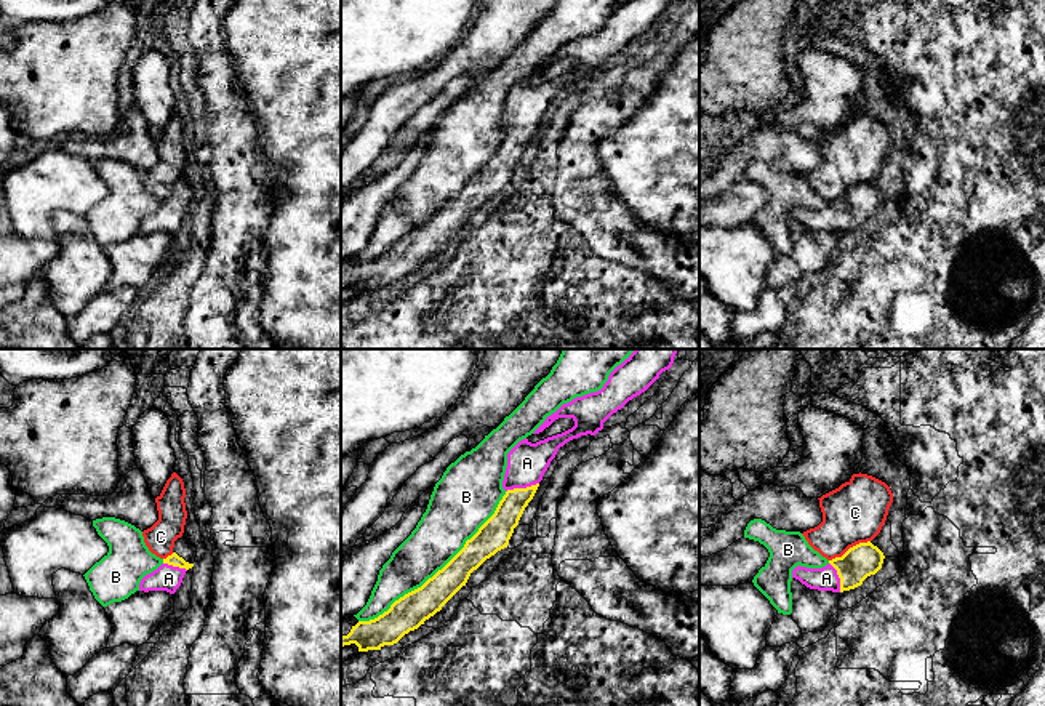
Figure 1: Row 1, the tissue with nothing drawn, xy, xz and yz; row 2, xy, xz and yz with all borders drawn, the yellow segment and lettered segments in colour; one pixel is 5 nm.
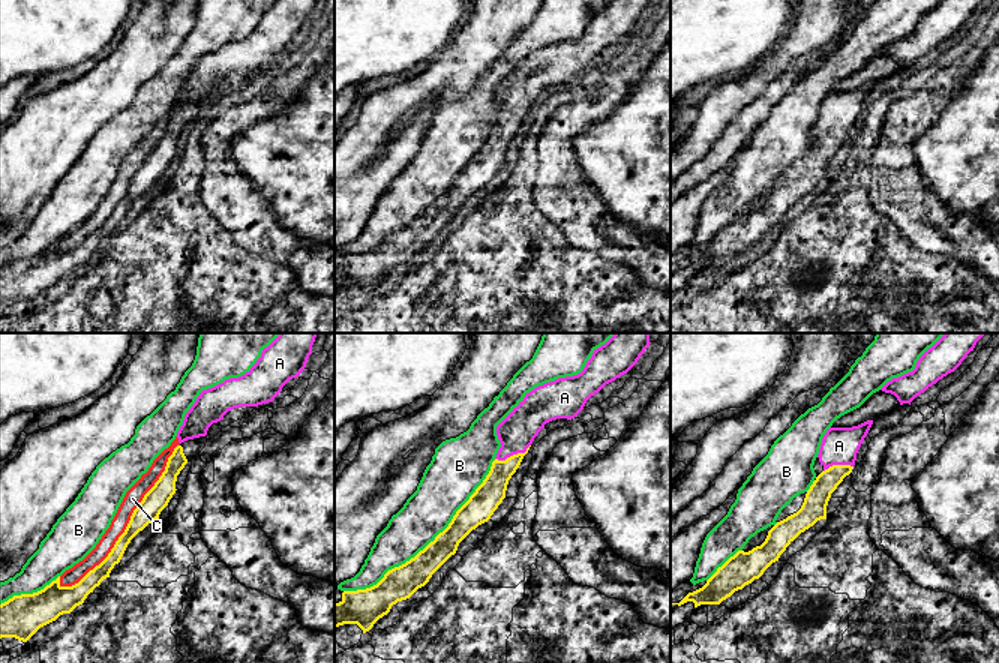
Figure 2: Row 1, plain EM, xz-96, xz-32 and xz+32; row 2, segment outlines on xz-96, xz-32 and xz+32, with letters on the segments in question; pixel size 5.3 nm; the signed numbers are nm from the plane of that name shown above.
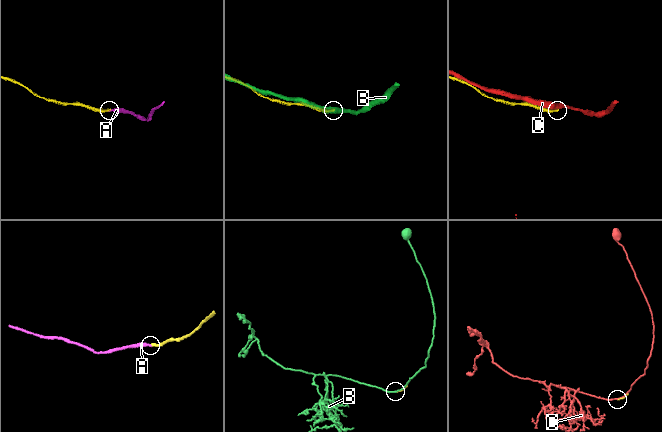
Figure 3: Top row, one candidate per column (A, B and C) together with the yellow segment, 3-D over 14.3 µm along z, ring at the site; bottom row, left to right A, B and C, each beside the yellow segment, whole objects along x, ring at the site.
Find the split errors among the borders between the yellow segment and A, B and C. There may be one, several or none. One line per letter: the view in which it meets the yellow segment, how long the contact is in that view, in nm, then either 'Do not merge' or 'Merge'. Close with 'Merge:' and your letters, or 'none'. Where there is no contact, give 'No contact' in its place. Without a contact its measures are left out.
A: Touches yellow in xz. Shared border 180 nm. Merge
B: Touches yellow in xz. Shared border 1000 nm. Do not merge
C: Touches yellow in yz. Shared border 240 nm. Do not merge
Merge: A

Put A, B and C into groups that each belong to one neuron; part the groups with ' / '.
A / B / C

